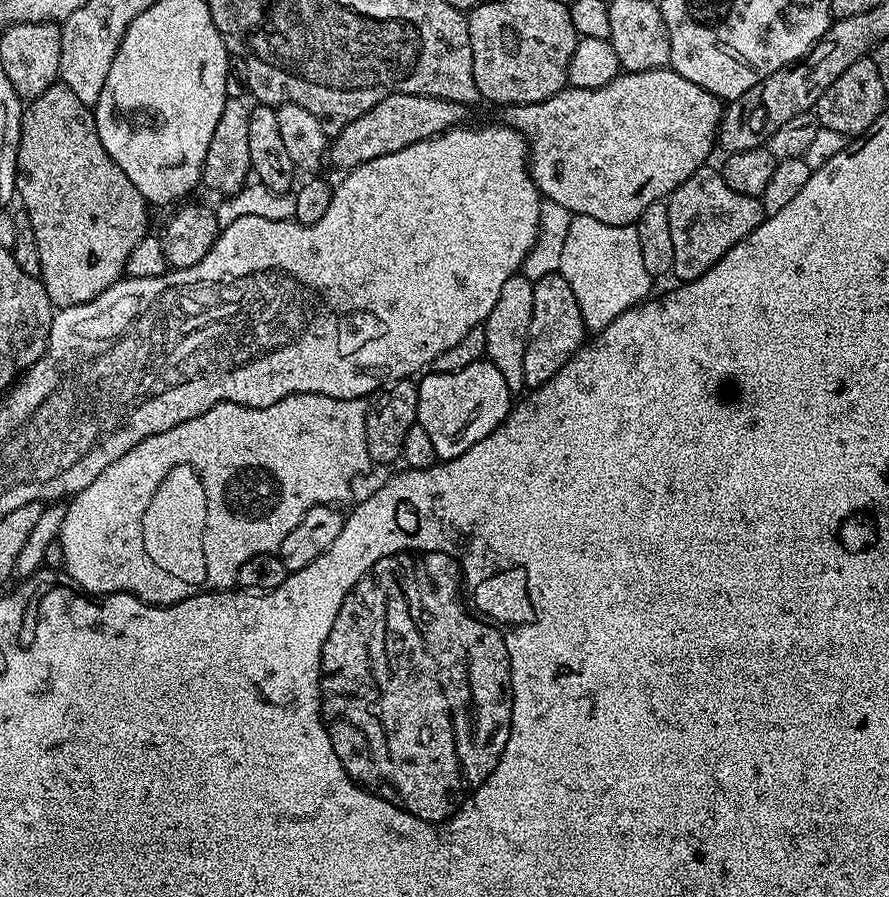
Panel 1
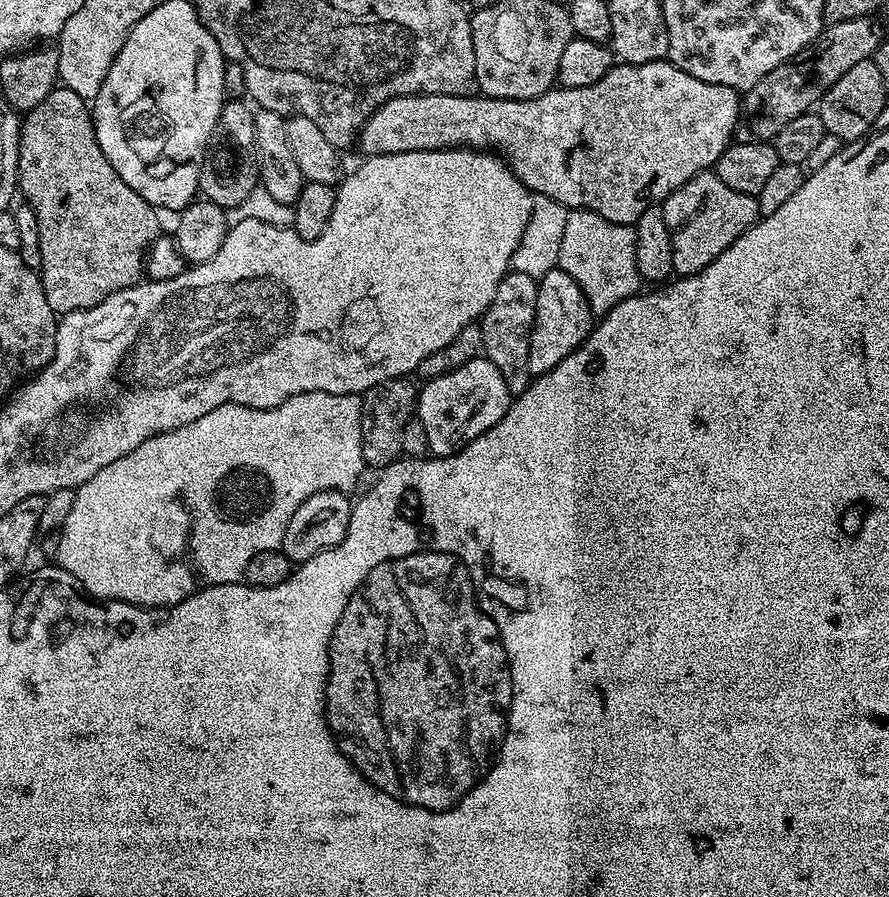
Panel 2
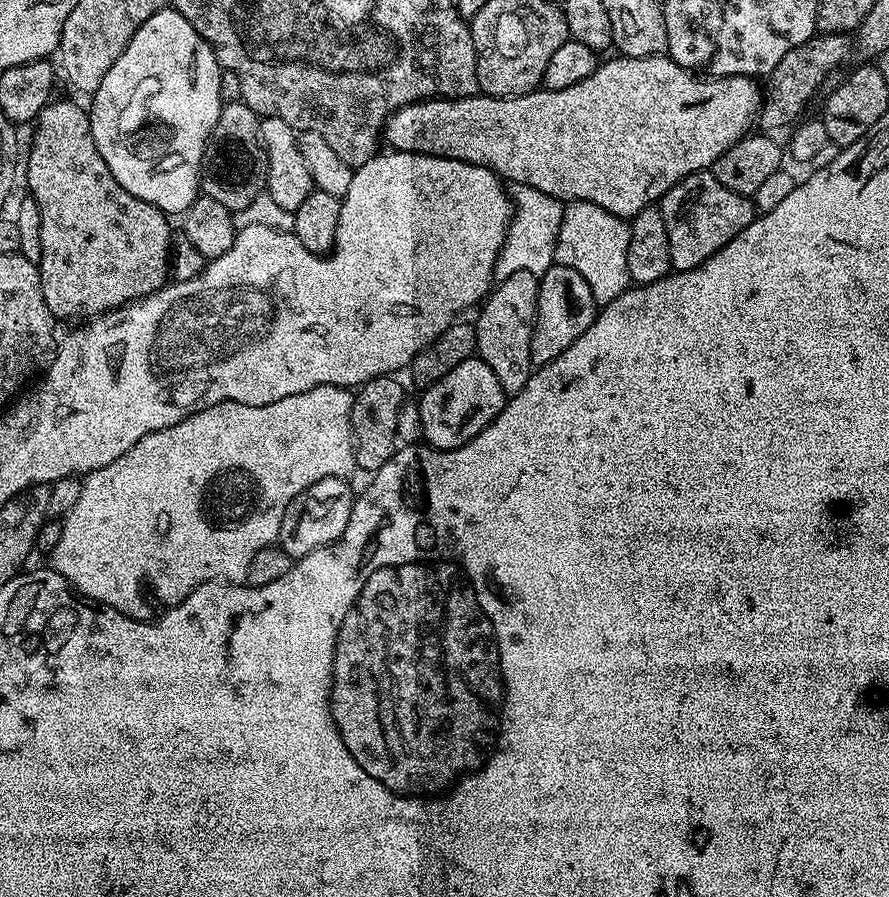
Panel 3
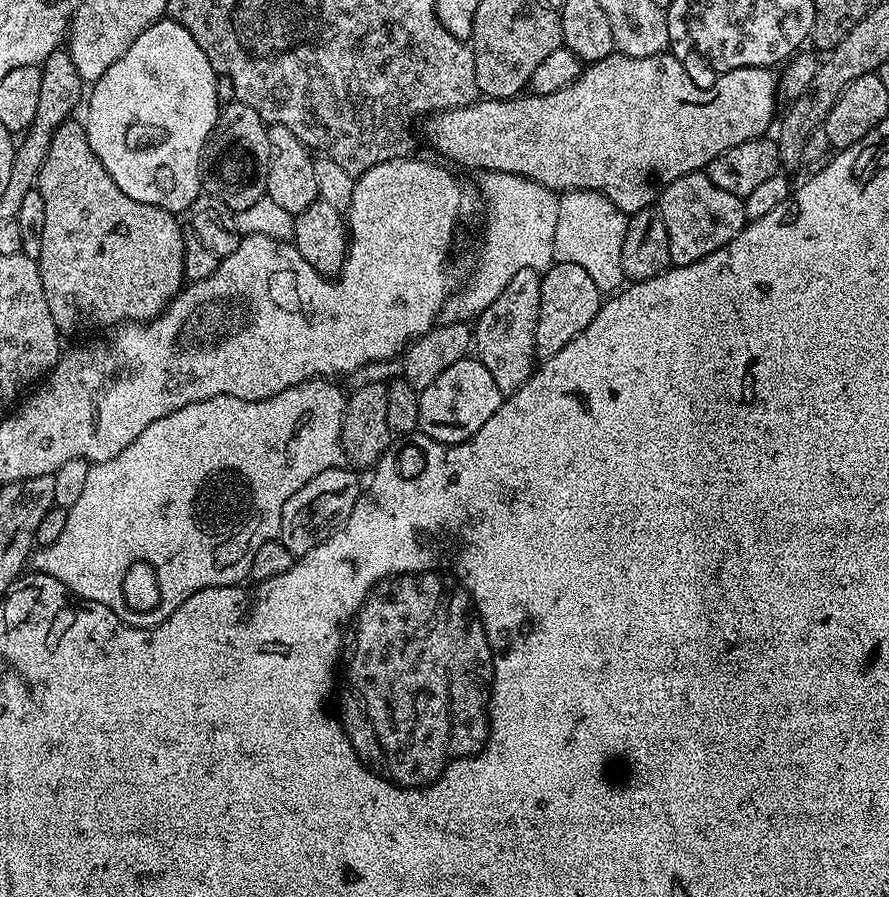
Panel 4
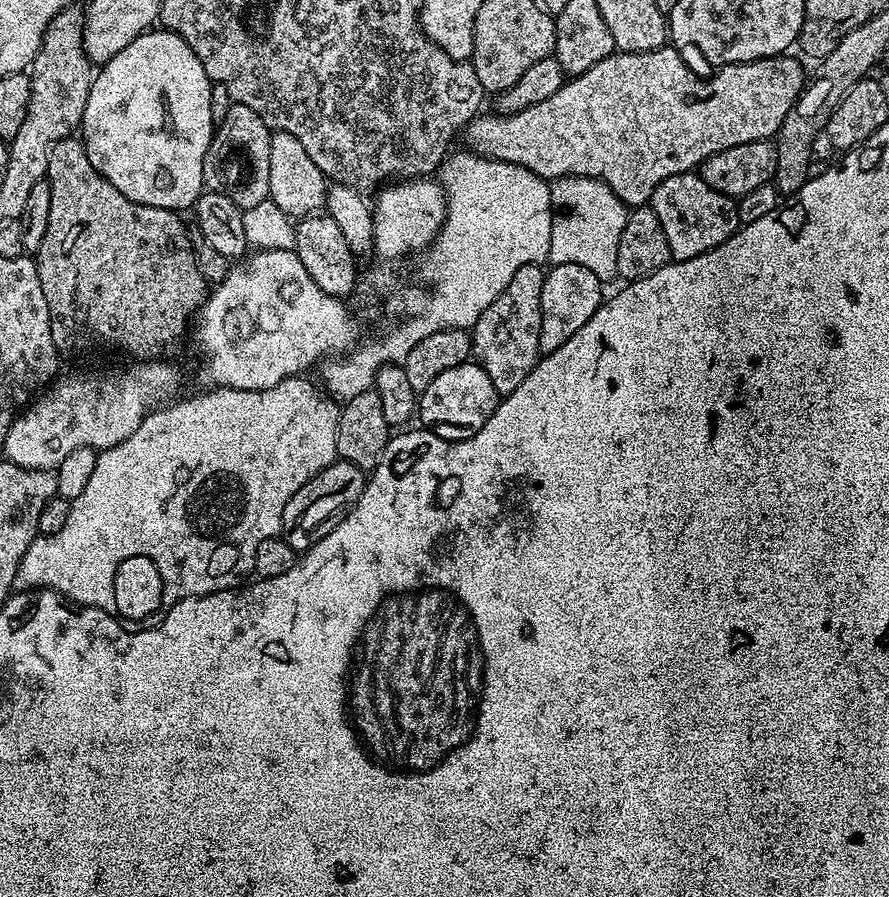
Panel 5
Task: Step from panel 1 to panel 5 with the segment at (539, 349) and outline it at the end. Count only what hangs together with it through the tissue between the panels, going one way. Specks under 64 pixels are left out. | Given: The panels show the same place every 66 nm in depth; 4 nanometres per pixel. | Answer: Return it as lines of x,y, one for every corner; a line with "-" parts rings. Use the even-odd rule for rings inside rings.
552,264
545,271
542,282
542,298
540,309
542,310
542,326
538,334
538,346
541,353
547,354
558,350
562,342
574,338
586,322
600,309
602,295
600,296
602,282
586,266
577,264

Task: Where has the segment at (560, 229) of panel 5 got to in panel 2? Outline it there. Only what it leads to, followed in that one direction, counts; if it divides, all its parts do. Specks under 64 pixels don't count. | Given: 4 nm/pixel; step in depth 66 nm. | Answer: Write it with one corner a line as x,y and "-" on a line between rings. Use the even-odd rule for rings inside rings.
584,208
569,211
562,246
558,249
558,266
586,294
593,313
609,312
618,302
637,295
642,281
636,265
636,230
630,224
615,224

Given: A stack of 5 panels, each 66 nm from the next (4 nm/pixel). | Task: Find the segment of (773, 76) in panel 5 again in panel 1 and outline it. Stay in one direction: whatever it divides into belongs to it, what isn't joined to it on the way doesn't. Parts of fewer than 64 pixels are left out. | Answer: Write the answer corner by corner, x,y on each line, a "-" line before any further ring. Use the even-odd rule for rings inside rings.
671,67
655,68
654,70
642,70
641,72
621,71
606,86
598,86
594,90
582,90
566,86
558,94
546,98
542,102
533,104
513,104
503,109
503,123
509,128
516,129
524,135
528,141
528,171
532,173
532,181
536,183
536,189
540,191
541,197
546,200
558,202
558,206
566,206
566,210
578,216
589,216
598,218
598,222
606,222
610,226
626,226
635,224
640,219
642,210
646,206
654,206
661,203
665,198
672,195
672,191
690,174
694,174
699,168
705,167
709,163
708,155
718,144
718,129
720,127
720,117
722,115
722,101
714,94
702,90
702,86
694,86
682,74
673,72
-
390,94
390,98
382,98
378,106
366,110
362,118
354,118
354,122
335,133
327,159
336,168
357,168
366,162
374,162
374,158
406,150
406,146
414,146
423,140
432,140
443,132
449,132
451,128
461,127
465,123
464,111
465,105
459,104
456,100
443,100
418,94

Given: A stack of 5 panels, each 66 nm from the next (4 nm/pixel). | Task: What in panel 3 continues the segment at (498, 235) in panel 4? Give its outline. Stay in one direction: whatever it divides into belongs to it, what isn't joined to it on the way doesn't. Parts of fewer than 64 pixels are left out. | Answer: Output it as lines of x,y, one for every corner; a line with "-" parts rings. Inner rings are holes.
517,184
510,195
514,205
512,220
508,223
508,233
496,259
495,279
505,280
510,278
510,274
518,274
518,270
526,270
539,278
555,261
556,239
562,226
565,205
542,190
534,190
534,186

